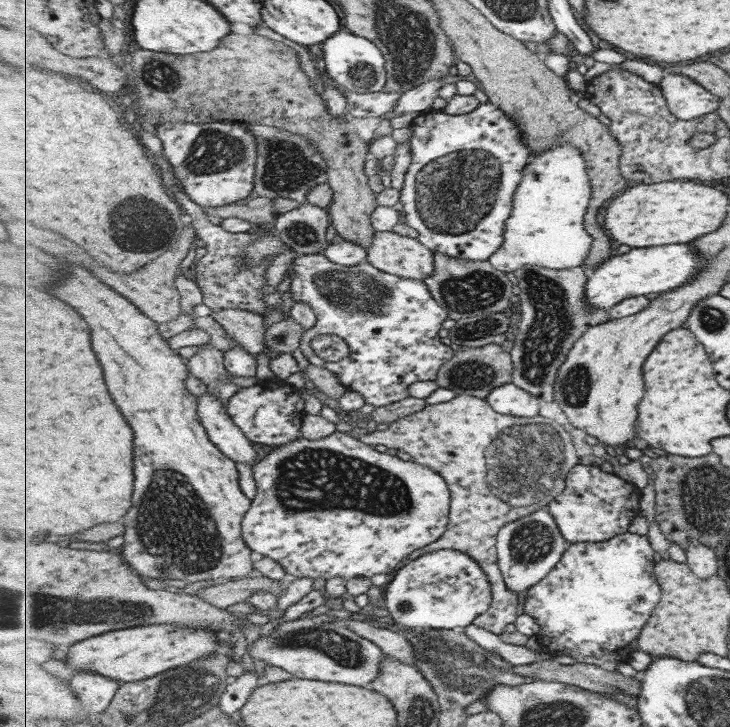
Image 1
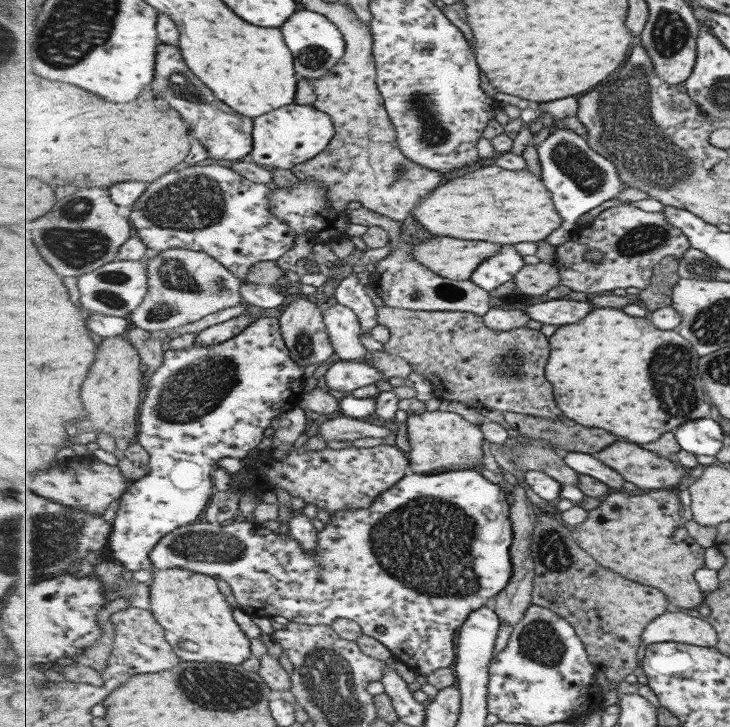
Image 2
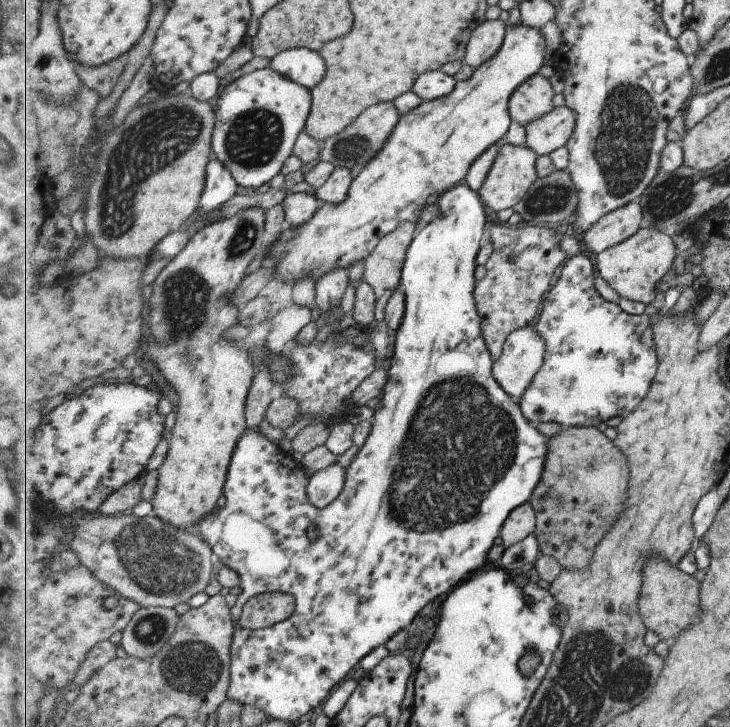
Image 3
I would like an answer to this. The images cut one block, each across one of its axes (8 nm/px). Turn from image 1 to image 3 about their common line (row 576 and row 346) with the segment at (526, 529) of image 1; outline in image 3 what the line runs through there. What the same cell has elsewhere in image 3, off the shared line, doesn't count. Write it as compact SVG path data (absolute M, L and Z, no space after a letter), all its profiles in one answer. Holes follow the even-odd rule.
M528 325L525 328L511 332L503 346L502 356L495 361L494 365L495 379L511 398L519 400L525 394L525 390L529 390L535 376L539 374L539 370L545 364L545 352L547 352L547 340L543 340L539 336L535 326Z

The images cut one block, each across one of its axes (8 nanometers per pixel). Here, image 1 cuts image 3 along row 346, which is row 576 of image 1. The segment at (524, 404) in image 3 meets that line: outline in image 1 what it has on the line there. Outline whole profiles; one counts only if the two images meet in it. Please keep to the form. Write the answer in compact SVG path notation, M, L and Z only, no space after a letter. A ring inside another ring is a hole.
M619 535L607 542L572 544L559 565L540 583L524 592L522 612L540 624L540 646L548 653L571 656L576 662L594 664L603 670L617 670L633 653L629 644L637 640L662 599L662 585L656 576L655 550L647 536Z

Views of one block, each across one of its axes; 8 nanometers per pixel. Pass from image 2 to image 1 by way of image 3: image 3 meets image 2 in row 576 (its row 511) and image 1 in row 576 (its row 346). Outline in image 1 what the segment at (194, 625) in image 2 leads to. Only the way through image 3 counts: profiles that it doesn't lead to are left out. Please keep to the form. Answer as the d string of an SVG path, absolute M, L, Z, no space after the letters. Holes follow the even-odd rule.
M73 266L71 274L55 288L53 294L59 296L63 302L71 304L73 308L77 308L77 312L83 314L83 318L91 324L95 352L103 364L103 370L107 376L107 386L111 388L111 396L115 396L115 404L119 404L119 408L123 408L123 414L127 416L127 420L131 420L131 426L135 428L135 504L133 504L131 512L127 512L127 518L123 519L126 525L125 542L122 548L125 560L139 573L139 576L150 579L185 580L187 583L193 583L206 580L221 582L222 579L233 581L248 577L254 568L253 550L247 545L246 538L243 537L242 523L253 502L242 491L238 463L227 456L210 439L206 428L202 425L202 417L198 415L198 397L187 388L186 380L191 376L188 363L183 362L183 358L177 353L177 350L173 350L167 343L167 339L159 334L158 323L155 320L147 316L138 305L127 299L122 293L115 292L113 288L103 284L99 278L95 278L87 268Z

